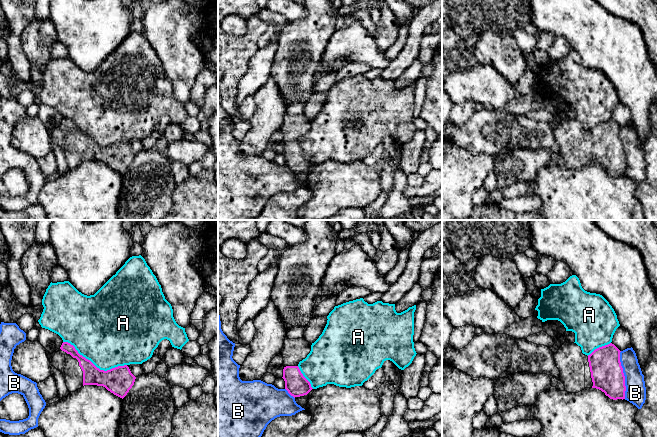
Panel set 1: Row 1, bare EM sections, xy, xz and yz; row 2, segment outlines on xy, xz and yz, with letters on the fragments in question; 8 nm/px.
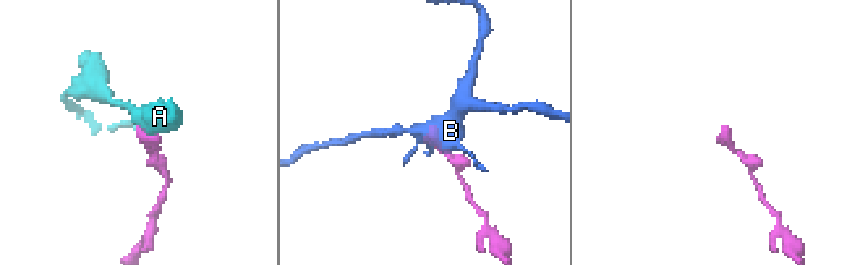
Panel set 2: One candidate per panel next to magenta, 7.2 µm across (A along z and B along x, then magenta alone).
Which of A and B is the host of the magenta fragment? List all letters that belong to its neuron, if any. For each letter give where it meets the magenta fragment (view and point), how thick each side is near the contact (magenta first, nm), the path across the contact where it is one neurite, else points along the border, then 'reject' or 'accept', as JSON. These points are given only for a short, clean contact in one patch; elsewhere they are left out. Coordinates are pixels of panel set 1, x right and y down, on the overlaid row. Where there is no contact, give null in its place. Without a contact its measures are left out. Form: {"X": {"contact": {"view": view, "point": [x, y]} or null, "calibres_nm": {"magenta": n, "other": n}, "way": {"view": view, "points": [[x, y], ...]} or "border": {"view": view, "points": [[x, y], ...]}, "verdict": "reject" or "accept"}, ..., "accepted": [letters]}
{"A": {"contact": {"view": "xy", "point": [93, 364]}, "calibres_nm": {"magenta": 220, "other": 480}, "verdict": "reject"}, "B": {"contact": {"view": "yz", "point": [623, 375]}, "calibres_nm": {"magenta": 260, "other": 170}, "verdict": "reject"}, "accepted": []}

